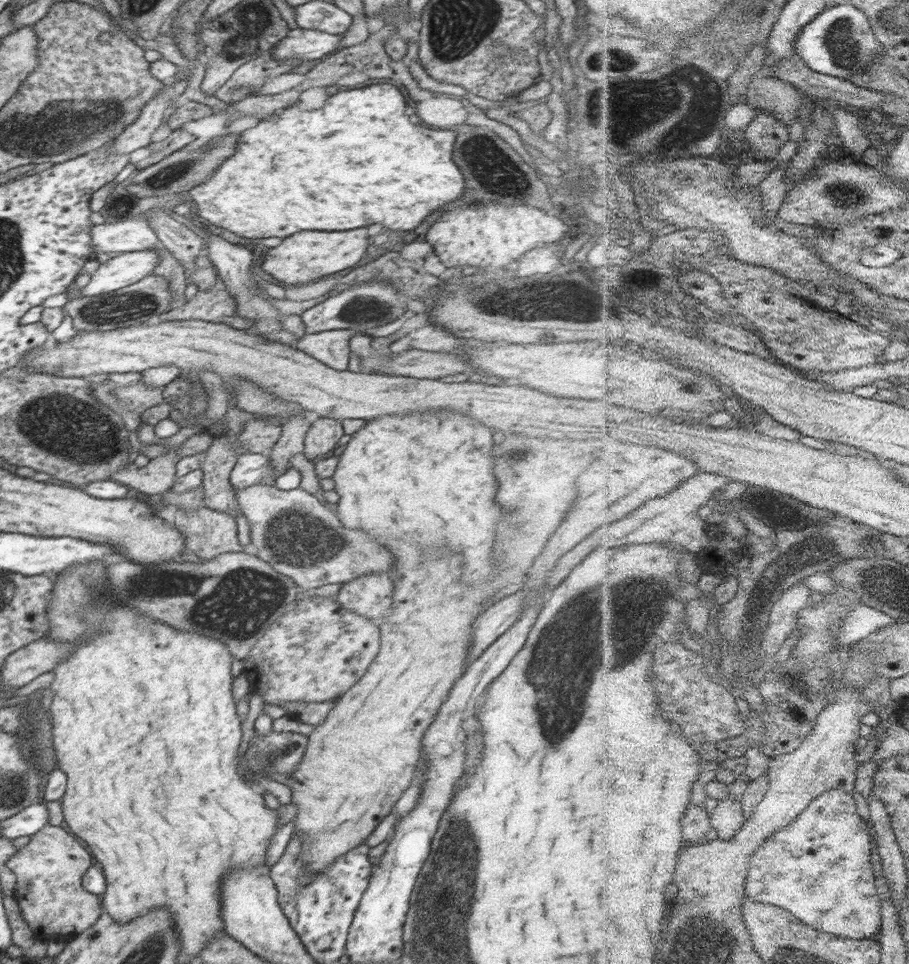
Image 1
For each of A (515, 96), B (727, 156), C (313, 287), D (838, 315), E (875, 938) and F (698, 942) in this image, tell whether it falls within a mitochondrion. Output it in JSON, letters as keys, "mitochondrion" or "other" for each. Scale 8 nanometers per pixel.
{"A":"other","B":"other","C":"other","D":"other","E":"other","F":"mitochondrion"}

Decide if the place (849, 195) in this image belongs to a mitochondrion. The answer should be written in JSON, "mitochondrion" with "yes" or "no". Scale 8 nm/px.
{"mitochondrion":"yes"}

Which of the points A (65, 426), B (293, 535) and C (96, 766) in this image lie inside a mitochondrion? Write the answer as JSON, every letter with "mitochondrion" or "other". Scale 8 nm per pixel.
{"A":"mitochondrion","B":"mitochondrion","C":"other"}

